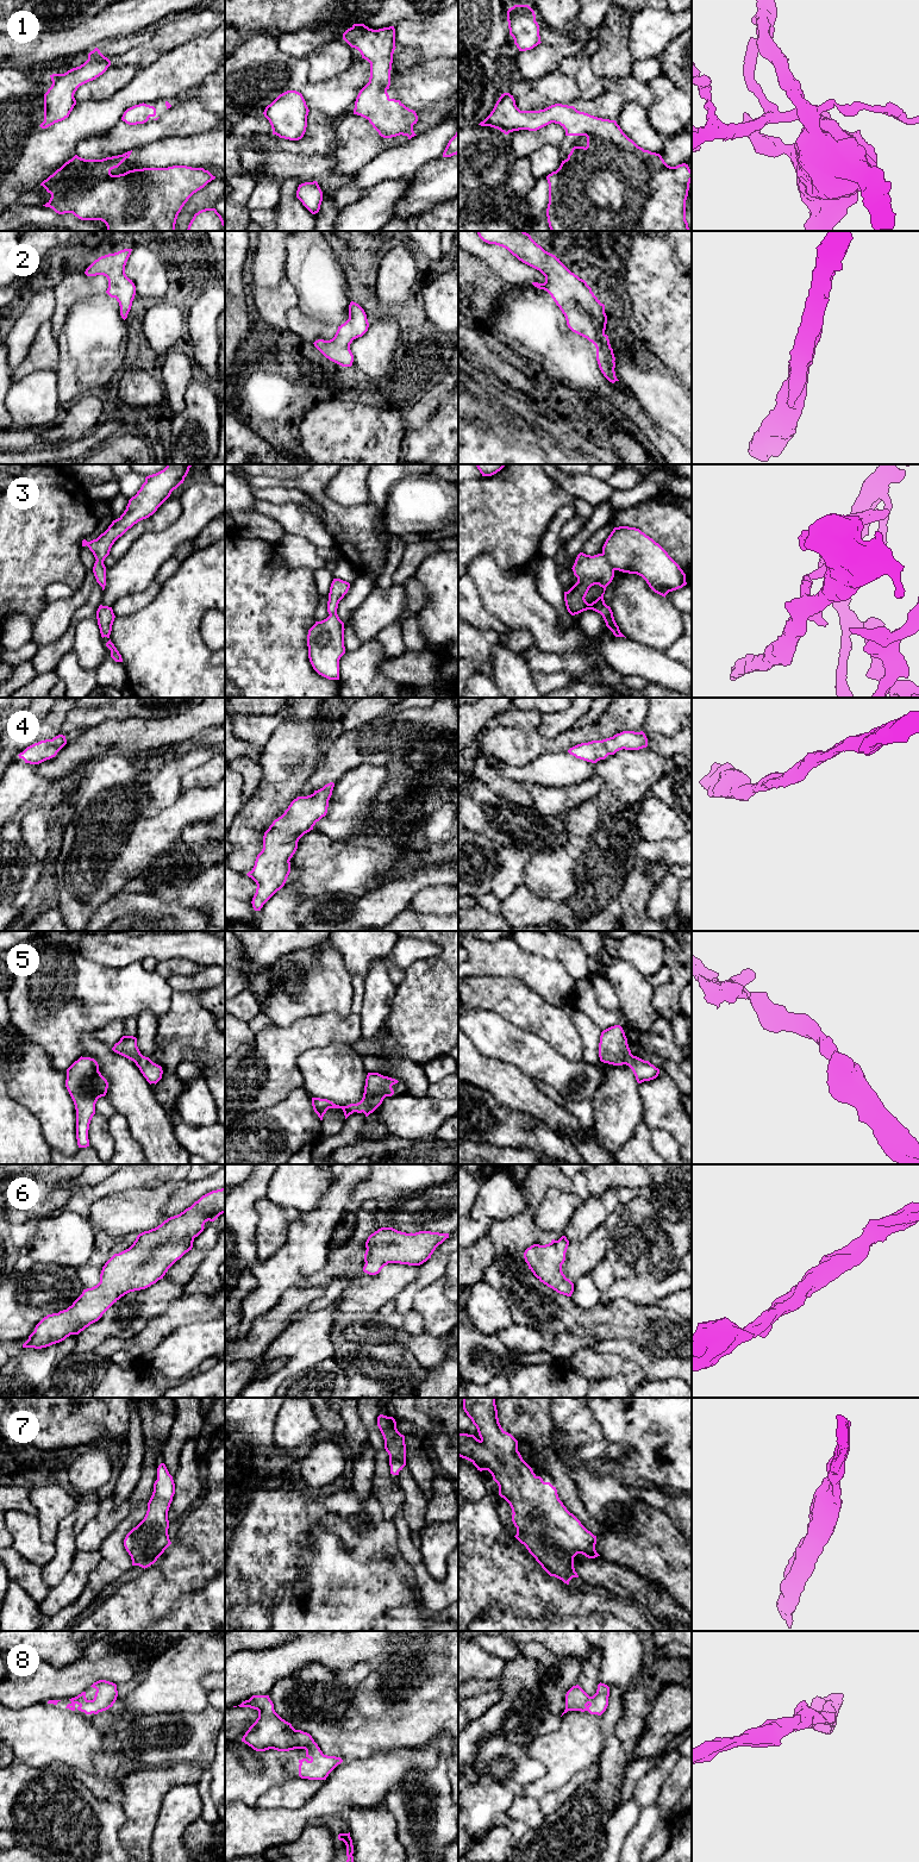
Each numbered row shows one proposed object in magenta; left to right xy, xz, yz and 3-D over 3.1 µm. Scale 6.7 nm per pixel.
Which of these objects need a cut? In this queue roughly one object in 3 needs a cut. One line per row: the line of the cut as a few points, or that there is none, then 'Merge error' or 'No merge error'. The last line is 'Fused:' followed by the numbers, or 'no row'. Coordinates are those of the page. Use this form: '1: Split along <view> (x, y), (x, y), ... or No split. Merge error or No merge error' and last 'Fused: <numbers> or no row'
1: No split. No merge error
2: No split. No merge error
3: Split along yz (601, 554), (614, 569). Merge error
4: No split. No merge error
5: No split. No merge error
6: No split. No merge error
7: No split. No merge error
8: No split. No merge error
Fused: 3

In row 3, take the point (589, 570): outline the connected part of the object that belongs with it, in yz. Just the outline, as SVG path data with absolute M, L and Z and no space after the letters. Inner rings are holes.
M580 552L571 569L577 577L577 582L568 592L564 592L568 612L575 616L583 611L593 610L602 616L606 626L615 637L625 637L614 620L611 607L604 600L606 587L614 577L614 568L609 561L602 554L590 556ZM594 585L602 587L604 593L595 601L588 604L584 598Z

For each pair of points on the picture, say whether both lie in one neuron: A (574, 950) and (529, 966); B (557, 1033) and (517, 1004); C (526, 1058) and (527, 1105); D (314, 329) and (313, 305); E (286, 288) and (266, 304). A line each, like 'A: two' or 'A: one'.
A: two
B: one
C: two
D: two
E: one

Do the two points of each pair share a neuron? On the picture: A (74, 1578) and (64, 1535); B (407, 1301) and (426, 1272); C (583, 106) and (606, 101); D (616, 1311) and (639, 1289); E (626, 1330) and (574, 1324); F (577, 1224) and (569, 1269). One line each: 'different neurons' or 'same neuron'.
A: different neurons
B: same neuron
C: same neuron
D: different neurons
E: same neuron
F: different neurons

